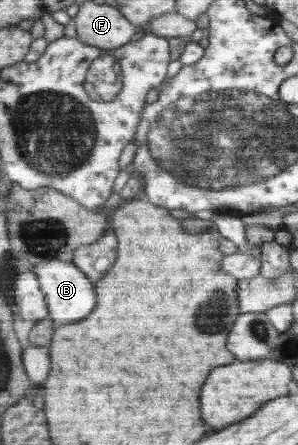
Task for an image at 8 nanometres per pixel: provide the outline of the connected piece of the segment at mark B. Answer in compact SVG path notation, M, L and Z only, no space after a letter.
M44 259L40 265L34 265L31 273L36 274L40 290L46 296L46 304L49 309L49 318L58 325L62 323L76 323L90 315L90 311L96 307L96 293L87 274L82 273L78 266L72 262L59 259Z

